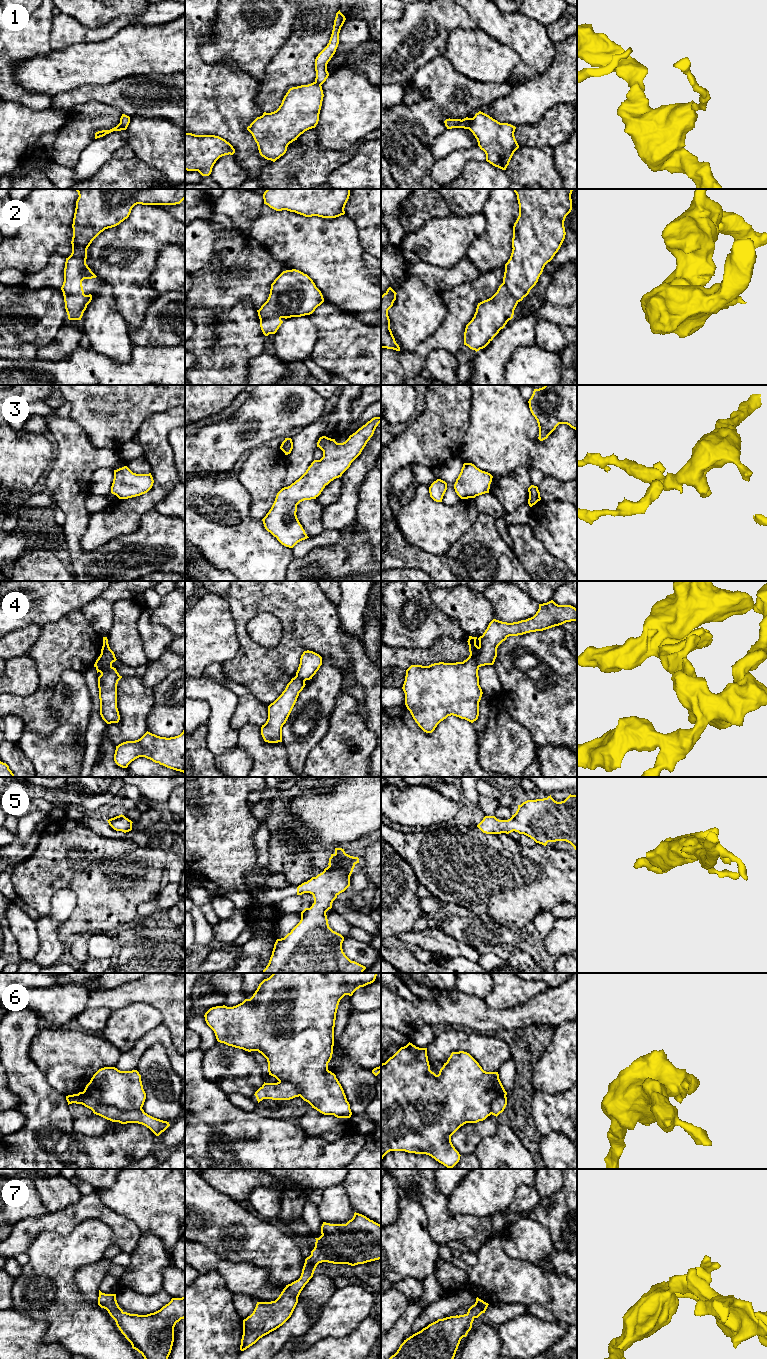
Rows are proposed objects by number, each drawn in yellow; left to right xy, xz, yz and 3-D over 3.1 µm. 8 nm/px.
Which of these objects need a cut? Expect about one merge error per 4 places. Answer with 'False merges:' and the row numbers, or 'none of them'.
False merges: 1, 4, 6

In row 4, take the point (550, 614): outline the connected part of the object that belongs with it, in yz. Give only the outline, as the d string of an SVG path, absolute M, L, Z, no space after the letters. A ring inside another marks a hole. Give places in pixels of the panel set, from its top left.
M553 600L539 604L536 614L526 620L507 623L493 619L478 638L479 667L494 664L498 646L509 636L543 631L571 621L577 621L577 609L571 605L558 605Z

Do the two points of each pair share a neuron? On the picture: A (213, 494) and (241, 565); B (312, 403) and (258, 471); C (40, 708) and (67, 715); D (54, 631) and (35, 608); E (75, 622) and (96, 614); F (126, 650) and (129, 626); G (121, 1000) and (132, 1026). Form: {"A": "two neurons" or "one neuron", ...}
{"A": "one neuron", "B": "two neurons", "C": "two neurons", "D": "two neurons", "E": "two neurons", "F": "one neuron", "G": "two neurons"}

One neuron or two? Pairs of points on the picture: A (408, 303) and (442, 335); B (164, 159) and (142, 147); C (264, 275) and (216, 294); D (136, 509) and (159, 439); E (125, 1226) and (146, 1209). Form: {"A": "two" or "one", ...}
{"A": "two", "B": "one", "C": "one", "D": "one", "E": "two"}

